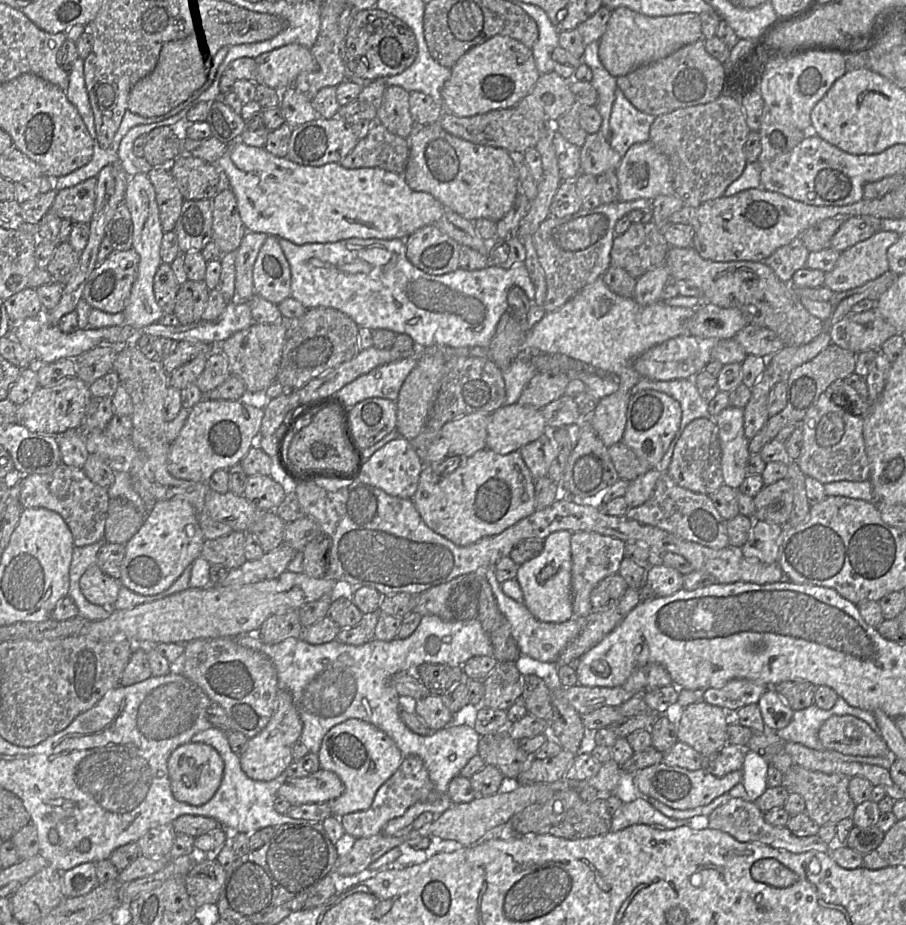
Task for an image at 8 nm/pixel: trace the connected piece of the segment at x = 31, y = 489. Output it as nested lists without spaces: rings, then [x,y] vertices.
[[[60,464],[50,473],[24,475],[19,480],[21,506],[44,508],[59,514],[69,528],[76,547],[103,539],[109,500],[107,488],[93,483],[82,469],[74,466]]]

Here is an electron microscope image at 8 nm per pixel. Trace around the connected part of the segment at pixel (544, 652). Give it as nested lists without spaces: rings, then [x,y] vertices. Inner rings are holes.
[[[495,565],[482,571],[494,594],[497,606],[510,624],[511,634],[521,655],[543,663],[554,663],[564,648],[582,631],[585,618],[571,618],[562,623],[549,623],[537,620],[523,603],[518,603],[504,594],[495,574]]]

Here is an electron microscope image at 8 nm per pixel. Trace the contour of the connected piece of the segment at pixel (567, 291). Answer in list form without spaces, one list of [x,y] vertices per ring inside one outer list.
[[[636,199],[602,203],[593,209],[581,208],[579,211],[564,216],[549,216],[541,222],[532,235],[538,260],[546,279],[546,296],[543,308],[553,312],[561,308],[585,285],[602,276],[610,267],[610,252],[616,221],[631,210],[652,208],[652,200]]]

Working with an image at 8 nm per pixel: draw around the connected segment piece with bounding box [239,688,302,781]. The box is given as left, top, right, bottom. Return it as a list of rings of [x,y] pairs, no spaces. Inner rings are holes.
[[[279,688],[275,711],[268,724],[257,735],[249,738],[245,750],[239,755],[244,773],[255,781],[271,781],[281,775],[294,760],[292,746],[300,738],[302,721],[288,690]]]

